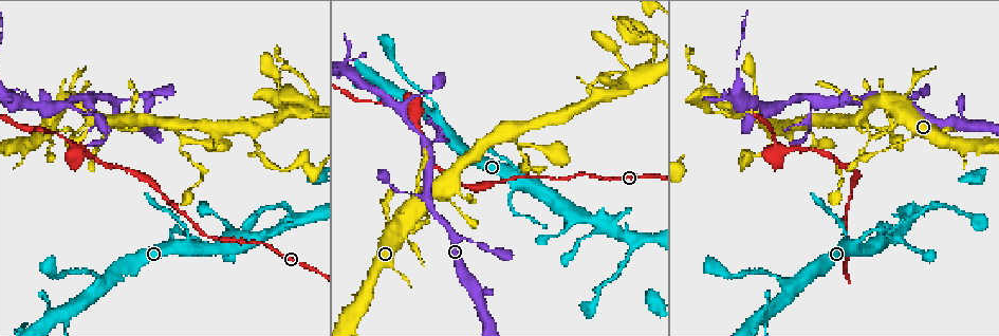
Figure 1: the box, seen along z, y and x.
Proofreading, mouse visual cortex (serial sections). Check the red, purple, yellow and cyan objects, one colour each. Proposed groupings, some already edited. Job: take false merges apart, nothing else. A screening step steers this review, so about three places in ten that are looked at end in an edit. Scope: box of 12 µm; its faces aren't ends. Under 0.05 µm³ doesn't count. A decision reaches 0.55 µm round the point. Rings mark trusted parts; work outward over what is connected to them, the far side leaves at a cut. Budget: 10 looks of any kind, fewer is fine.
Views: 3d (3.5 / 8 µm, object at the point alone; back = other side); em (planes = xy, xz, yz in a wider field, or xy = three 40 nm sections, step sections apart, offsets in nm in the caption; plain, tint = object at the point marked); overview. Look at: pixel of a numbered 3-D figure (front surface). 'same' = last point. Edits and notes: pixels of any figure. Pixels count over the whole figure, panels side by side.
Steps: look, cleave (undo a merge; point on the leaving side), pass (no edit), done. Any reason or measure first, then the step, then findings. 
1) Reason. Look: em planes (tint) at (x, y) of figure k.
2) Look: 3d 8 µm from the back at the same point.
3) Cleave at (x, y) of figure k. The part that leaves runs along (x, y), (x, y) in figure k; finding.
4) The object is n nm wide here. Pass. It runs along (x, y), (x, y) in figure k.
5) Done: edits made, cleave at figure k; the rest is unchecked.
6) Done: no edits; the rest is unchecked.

Thin arm on a thick one. Look: 3d 3.5 µm at (189, 240) of figure 1.

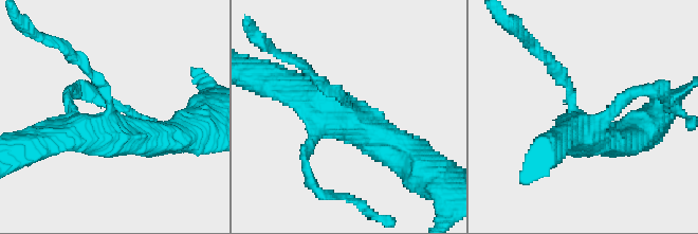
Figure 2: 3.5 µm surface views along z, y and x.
Look: em xy step 3 (tint) at (345, 105) of figure 2.

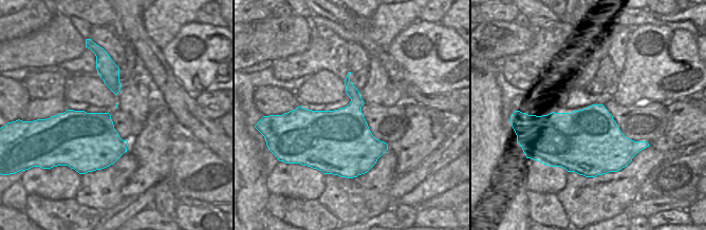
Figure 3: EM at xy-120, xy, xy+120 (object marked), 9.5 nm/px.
Cut it another way. Look: em xy step 5 (tint) at the same point.

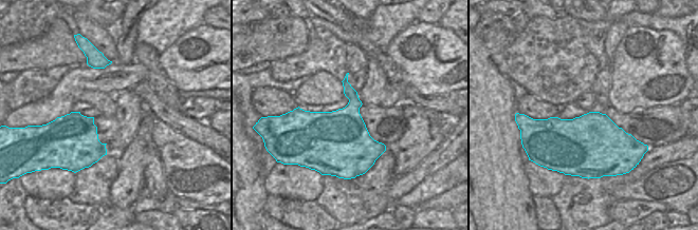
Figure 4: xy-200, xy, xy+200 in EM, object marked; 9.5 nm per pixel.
Cleave at (93, 76) of figure 2. The part that leaves runs along (108, 105), (98, 78), (46, 39) in figure 2; a second cell is stuck on.

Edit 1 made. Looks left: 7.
Thin arm on a thick one. Look: 3d 8 µm from the back at (508, 132) of figure 1.

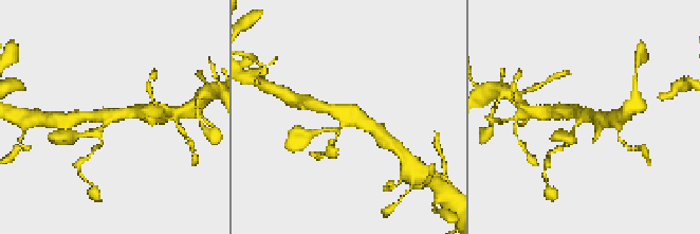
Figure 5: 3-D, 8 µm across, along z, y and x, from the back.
Shape alone is not enough. Look: em xy step 3 (tint) at (110, 116) of figure 5.

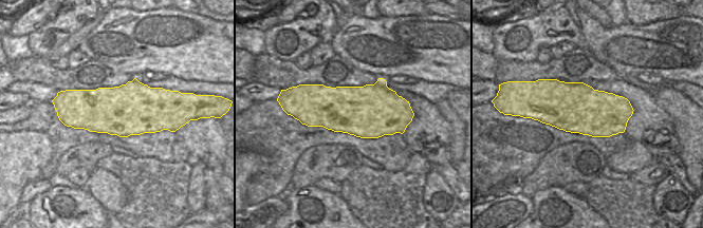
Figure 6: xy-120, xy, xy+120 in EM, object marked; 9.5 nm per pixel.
The arms are 150, 300, 400 nm wide. Pass. One cell here.

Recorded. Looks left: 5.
Arms part here. Look: 3d 3.5 µm at (413, 106) of figure 1.

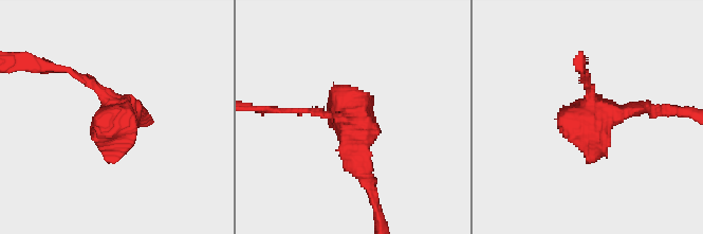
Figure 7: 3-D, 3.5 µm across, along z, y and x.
Need the tissue. Look: em xy step 3 (tint) at (114, 113) of figure 7.

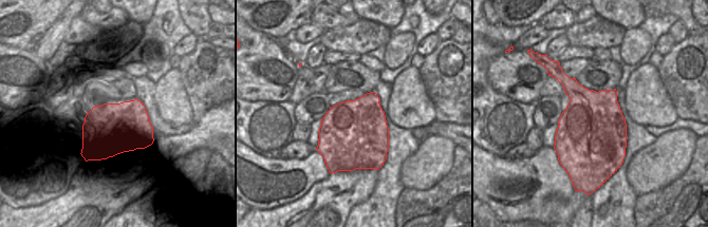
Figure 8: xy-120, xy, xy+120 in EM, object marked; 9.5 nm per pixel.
Look: em xy step 2 (tint) at the same point.

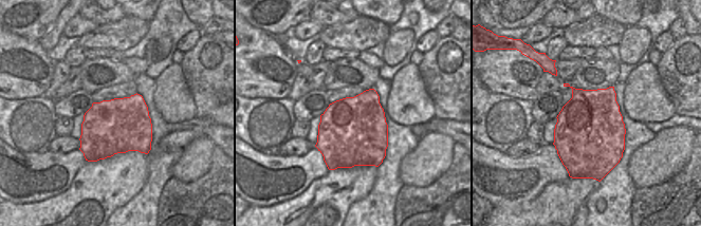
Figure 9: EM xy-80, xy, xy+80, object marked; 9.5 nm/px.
Pass. Continuous, no second cell.

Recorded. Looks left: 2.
Calibre changes. Look: 3d 8 µm at (67, 316) of figure 1.

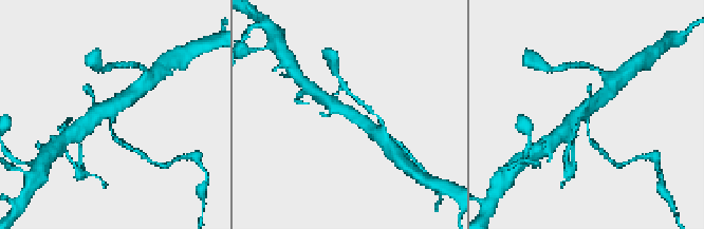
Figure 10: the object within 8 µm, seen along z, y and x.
Look: em xy step 1 (tint) at (111, 109) of figure 10.

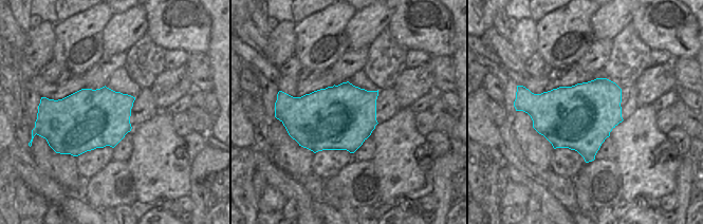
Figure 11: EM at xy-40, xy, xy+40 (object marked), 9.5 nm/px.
Cleave at (122, 142) of figure 10. Two cells meet here.

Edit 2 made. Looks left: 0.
Done: edits made, cleave at figure 2, cleave at figure 10; the rest is unchecked.

